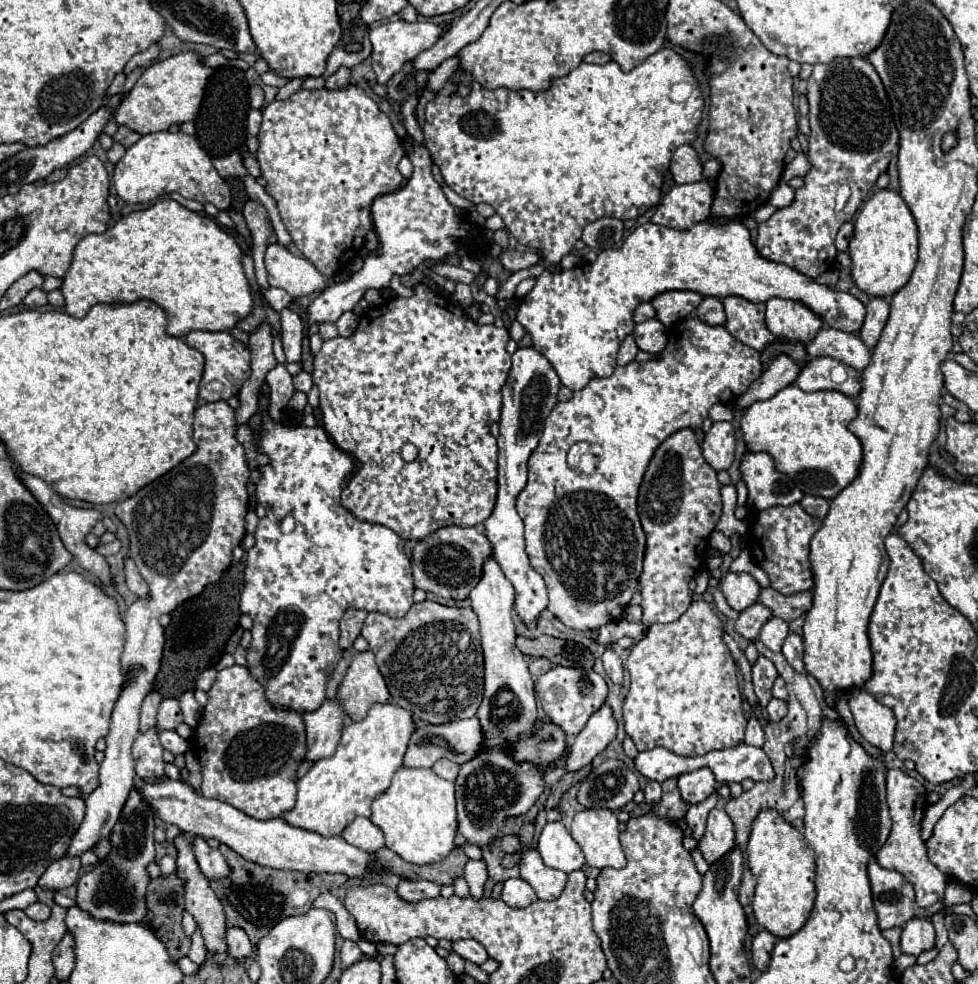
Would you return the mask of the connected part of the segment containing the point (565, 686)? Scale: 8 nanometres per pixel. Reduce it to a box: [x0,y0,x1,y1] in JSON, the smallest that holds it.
[537,665,609,737]

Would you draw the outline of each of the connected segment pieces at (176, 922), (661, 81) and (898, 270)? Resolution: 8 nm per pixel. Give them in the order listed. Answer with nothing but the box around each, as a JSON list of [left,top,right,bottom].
[[147,873,189,961],[423,49,703,300],[849,189,917,297]]

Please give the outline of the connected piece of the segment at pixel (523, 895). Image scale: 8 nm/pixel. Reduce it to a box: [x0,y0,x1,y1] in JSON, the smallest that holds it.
[501,877,537,907]

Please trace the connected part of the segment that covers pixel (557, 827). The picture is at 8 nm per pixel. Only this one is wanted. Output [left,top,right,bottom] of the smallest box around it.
[537,823,585,873]

